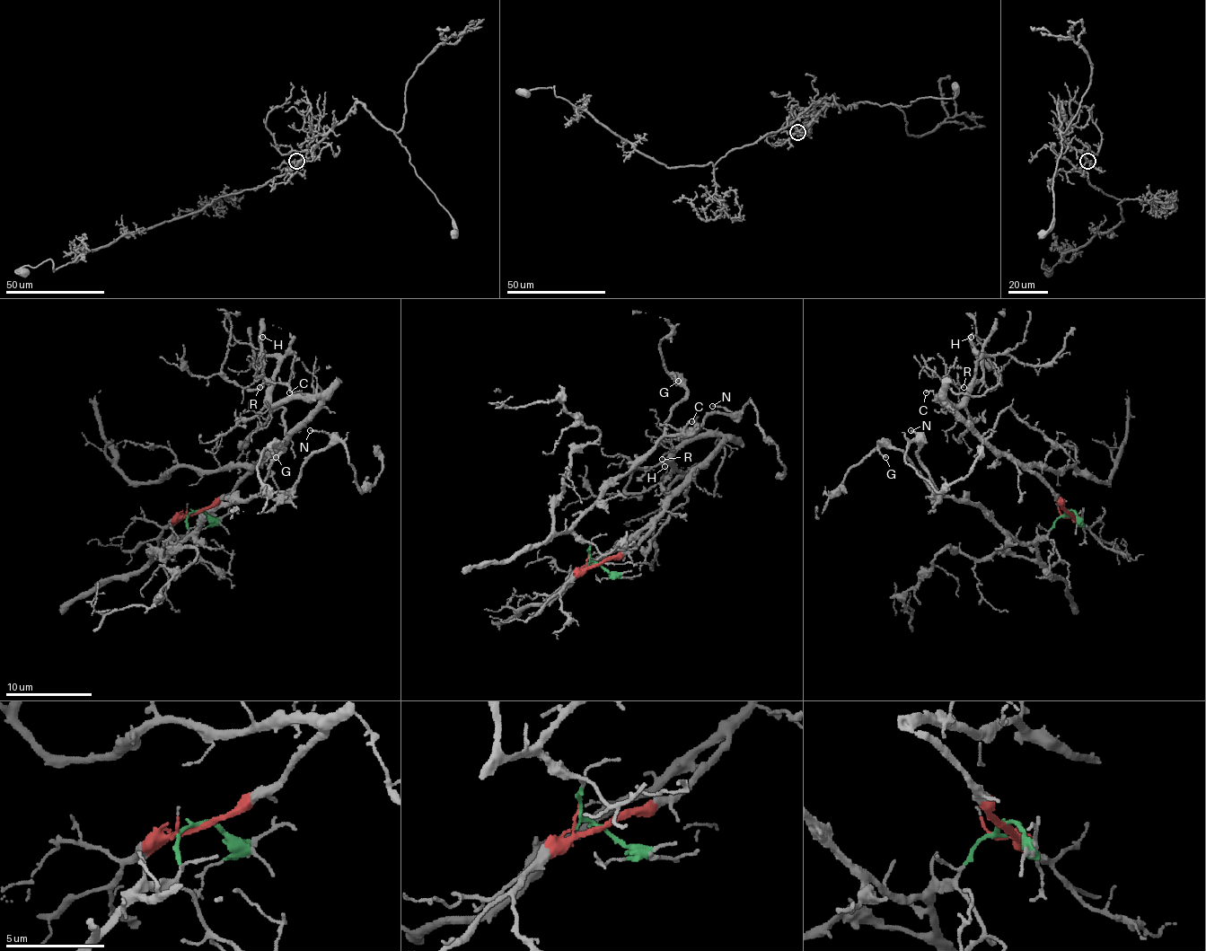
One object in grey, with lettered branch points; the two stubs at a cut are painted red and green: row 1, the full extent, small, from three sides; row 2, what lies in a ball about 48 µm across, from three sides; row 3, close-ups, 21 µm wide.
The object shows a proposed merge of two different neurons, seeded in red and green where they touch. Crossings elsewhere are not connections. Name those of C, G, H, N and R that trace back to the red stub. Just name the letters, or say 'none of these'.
C, H, R

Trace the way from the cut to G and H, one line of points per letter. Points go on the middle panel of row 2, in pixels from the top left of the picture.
G: (598, 563), (590, 557), (590, 543), (572, 531), (576, 520), (664, 434), (685, 394), (672, 375), (678, 382)
H: (598, 563), (638, 543), (722, 437), (693, 435), (672, 455), (664, 479), (665, 466)

